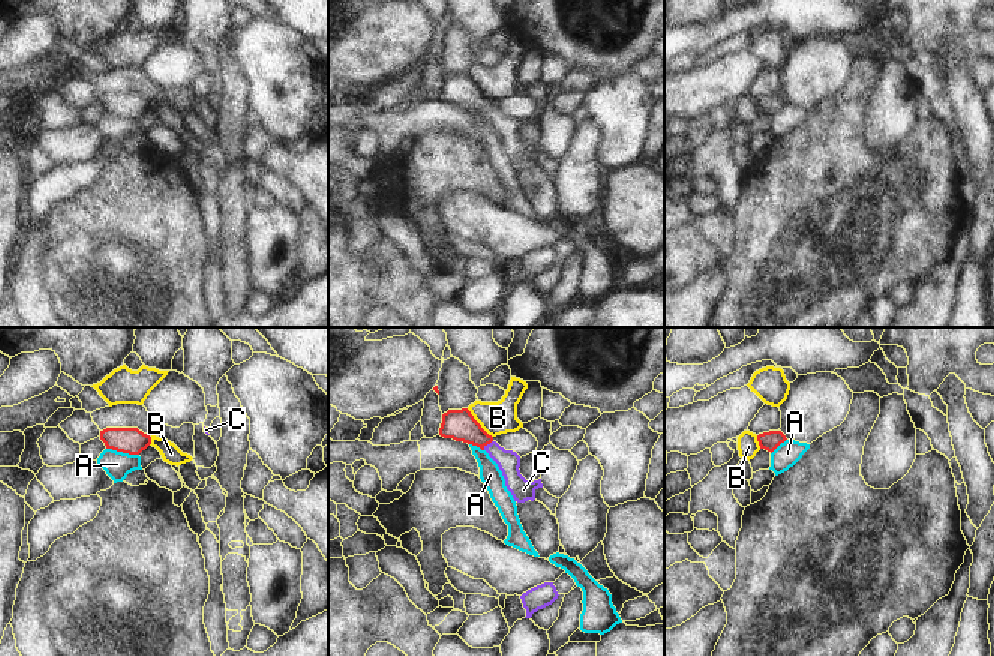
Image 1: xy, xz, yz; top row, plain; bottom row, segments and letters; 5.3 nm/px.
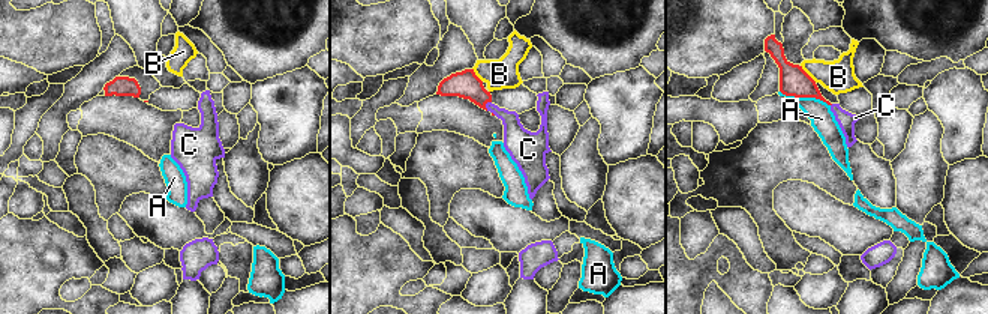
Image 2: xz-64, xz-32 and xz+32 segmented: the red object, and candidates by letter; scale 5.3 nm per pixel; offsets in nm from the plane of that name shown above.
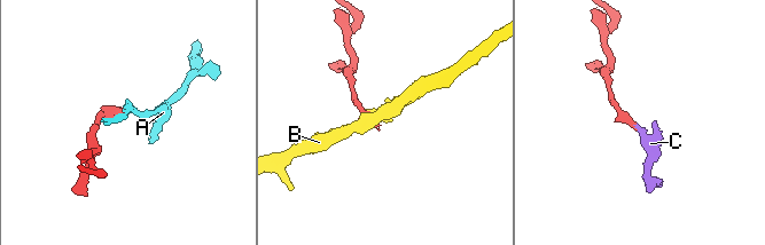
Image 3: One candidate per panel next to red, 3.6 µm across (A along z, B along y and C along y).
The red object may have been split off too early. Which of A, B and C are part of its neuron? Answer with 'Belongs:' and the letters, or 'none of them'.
Belongs: C

